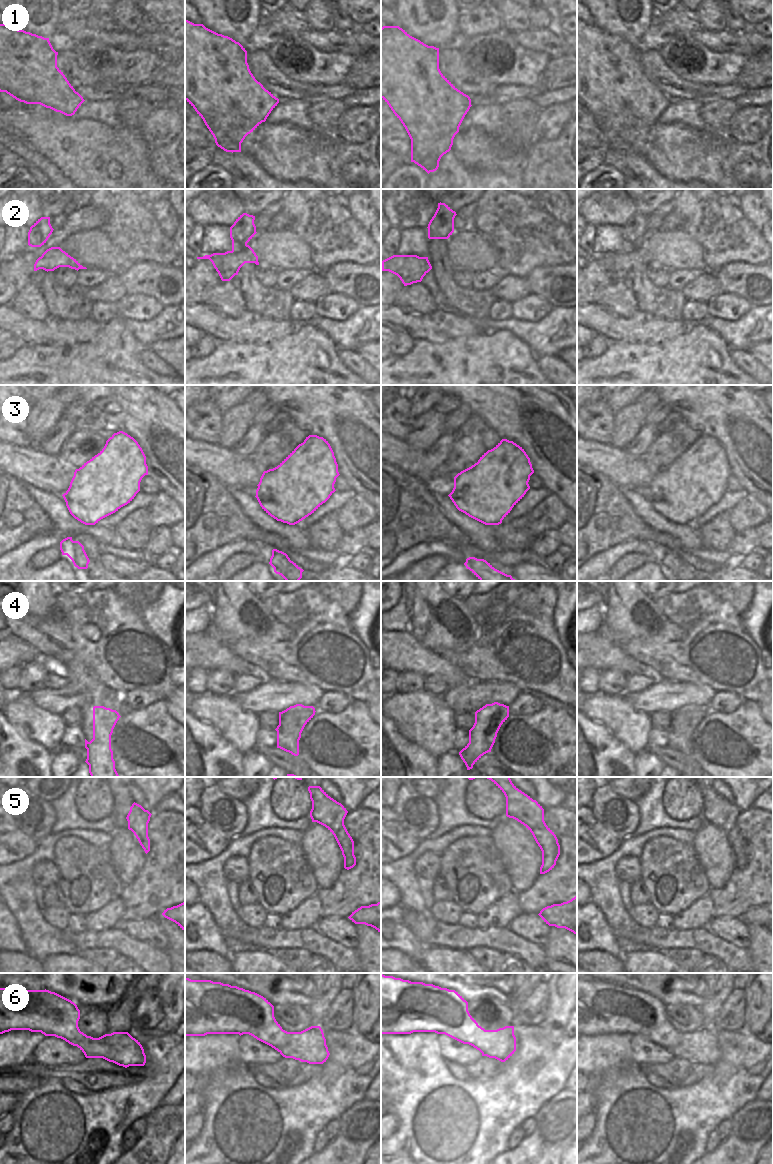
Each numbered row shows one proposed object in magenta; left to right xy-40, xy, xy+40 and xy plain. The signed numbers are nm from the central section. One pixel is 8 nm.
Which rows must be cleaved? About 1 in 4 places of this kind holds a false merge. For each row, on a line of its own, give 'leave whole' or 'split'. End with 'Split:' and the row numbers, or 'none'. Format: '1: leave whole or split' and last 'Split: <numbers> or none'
1: leave whole
2: split
3: leave whole
4: split
5: leave whole
6: leave whole
Split: 2, 4

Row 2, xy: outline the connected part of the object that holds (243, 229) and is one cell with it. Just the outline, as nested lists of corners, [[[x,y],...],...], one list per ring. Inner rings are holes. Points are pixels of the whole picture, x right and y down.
[[[243,213],[230,227],[230,238],[232,240],[232,251],[241,251],[254,237],[256,226],[255,216]]]

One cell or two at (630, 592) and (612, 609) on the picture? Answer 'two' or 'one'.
one

